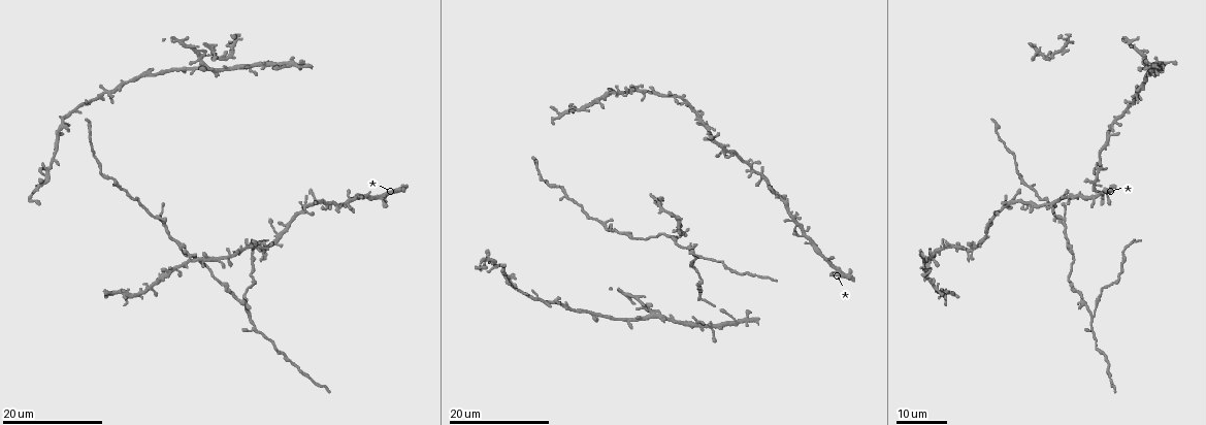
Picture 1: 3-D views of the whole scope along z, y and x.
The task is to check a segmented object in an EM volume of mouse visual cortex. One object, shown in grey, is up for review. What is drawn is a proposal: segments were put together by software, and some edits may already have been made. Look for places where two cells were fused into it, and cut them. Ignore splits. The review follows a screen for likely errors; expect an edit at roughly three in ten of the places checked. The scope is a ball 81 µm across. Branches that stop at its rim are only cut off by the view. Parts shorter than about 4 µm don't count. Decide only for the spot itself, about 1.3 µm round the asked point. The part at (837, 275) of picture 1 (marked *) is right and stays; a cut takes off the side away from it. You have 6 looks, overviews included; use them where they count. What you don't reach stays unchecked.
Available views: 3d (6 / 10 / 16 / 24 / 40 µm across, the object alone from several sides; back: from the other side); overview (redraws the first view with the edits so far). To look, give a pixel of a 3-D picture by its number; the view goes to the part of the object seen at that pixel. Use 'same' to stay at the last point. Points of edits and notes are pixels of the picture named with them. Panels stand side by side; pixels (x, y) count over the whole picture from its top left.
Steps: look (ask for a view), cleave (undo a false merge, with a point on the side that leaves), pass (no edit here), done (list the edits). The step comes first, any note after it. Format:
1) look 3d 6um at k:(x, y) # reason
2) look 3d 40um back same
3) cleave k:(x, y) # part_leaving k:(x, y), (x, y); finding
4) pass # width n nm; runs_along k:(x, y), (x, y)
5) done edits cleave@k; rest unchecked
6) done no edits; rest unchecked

look 3d 16um at 1:(1071, 287)

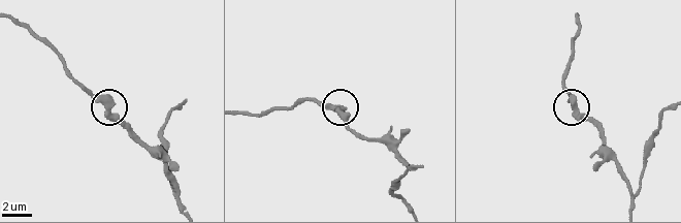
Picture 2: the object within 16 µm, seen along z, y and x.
look 3d 6um at 2:(575, 107)

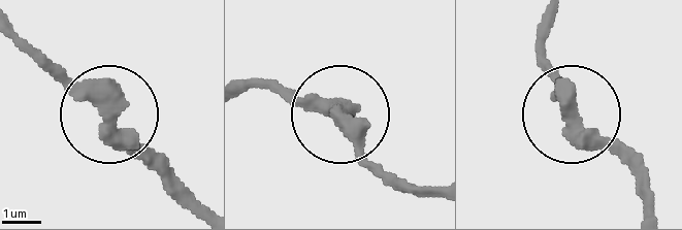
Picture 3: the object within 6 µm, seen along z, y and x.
look 3d 6um back at 3:(339, 114)

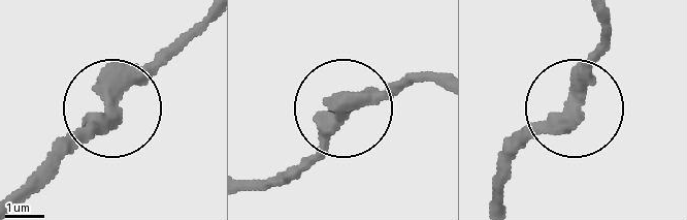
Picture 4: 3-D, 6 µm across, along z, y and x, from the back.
pass # side_arm 35 um; arms 3; all the same cell

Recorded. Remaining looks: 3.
look 3d 16um at 1:(1092, 316) # three-way junction

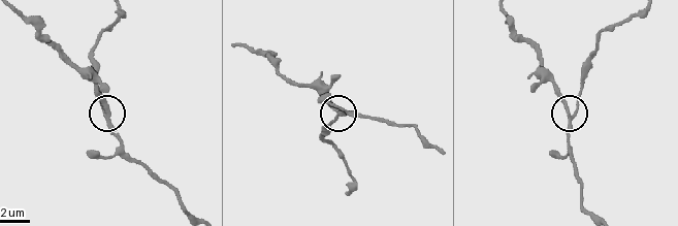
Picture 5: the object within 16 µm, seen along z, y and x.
look 3d 10um at 5:(108, 120)

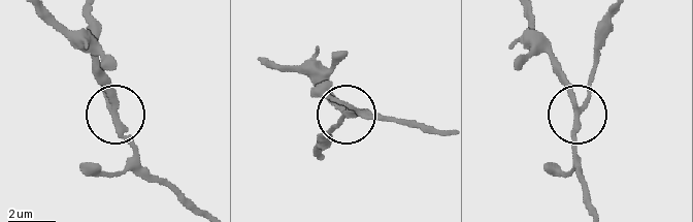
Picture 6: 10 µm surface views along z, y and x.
cleave 6:(332, 126) # width 210 nm; a second cell is stuck on

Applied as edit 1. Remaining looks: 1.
done edits cleave@6; rest unchecked

